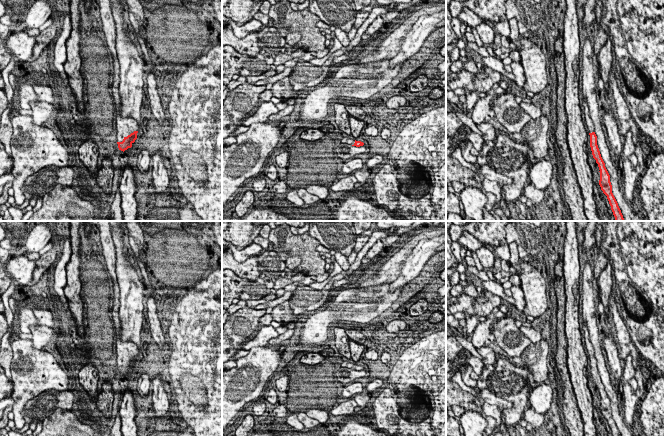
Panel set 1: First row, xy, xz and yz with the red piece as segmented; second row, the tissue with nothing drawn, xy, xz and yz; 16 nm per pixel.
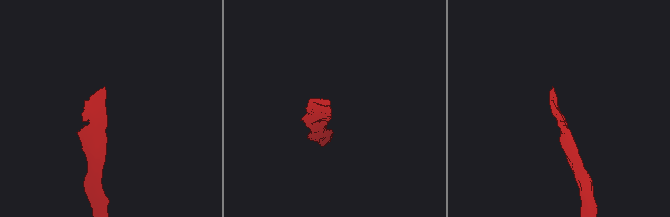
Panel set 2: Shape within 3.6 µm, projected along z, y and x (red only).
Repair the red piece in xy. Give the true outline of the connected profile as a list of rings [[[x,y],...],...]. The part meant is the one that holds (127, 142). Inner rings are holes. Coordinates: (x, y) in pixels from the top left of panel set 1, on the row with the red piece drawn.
[[[98,0],[98,5],[100,8],[100,17],[103,26],[103,32],[105,35],[105,40],[107,47],[113,57],[113,84],[112,92],[113,98],[116,104],[116,127],[117,127],[117,144],[121,151],[125,151],[132,147],[132,144],[137,139],[137,133],[139,130],[137,121],[127,117],[123,118],[120,113],[120,94],[119,94],[119,84],[120,84],[120,64],[118,61],[117,51],[116,51],[116,27],[115,21],[112,15],[112,10],[110,7],[110,0]]]

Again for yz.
[[[583,97],[583,106],[584,106],[584,114],[585,114],[585,122],[586,126],[589,131],[590,135],[590,147],[592,151],[593,158],[596,160],[596,163],[599,167],[600,172],[600,180],[599,185],[601,187],[601,190],[603,193],[607,196],[607,199],[609,201],[609,204],[611,206],[611,210],[613,212],[613,215],[615,217],[615,221],[624,221],[623,215],[621,213],[621,210],[618,206],[618,203],[612,193],[612,185],[610,182],[610,175],[605,167],[605,163],[601,157],[598,145],[597,145],[597,136],[594,132],[594,125],[590,118],[589,111],[588,111],[588,105],[586,102],[586,99]]]

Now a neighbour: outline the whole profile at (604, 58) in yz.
[[[611,37],[607,38],[605,45],[600,49],[600,52],[597,56],[598,63],[600,65],[600,76],[605,83],[605,90],[602,92],[602,98],[604,106],[609,102],[608,90],[611,87],[609,81],[609,74],[612,70],[612,41]]]

